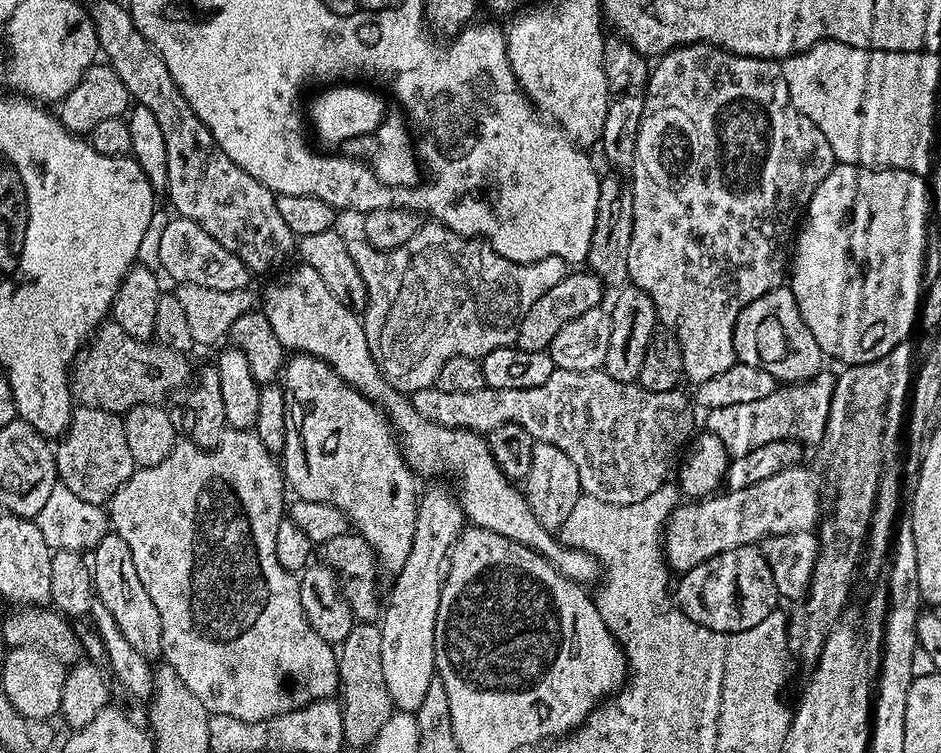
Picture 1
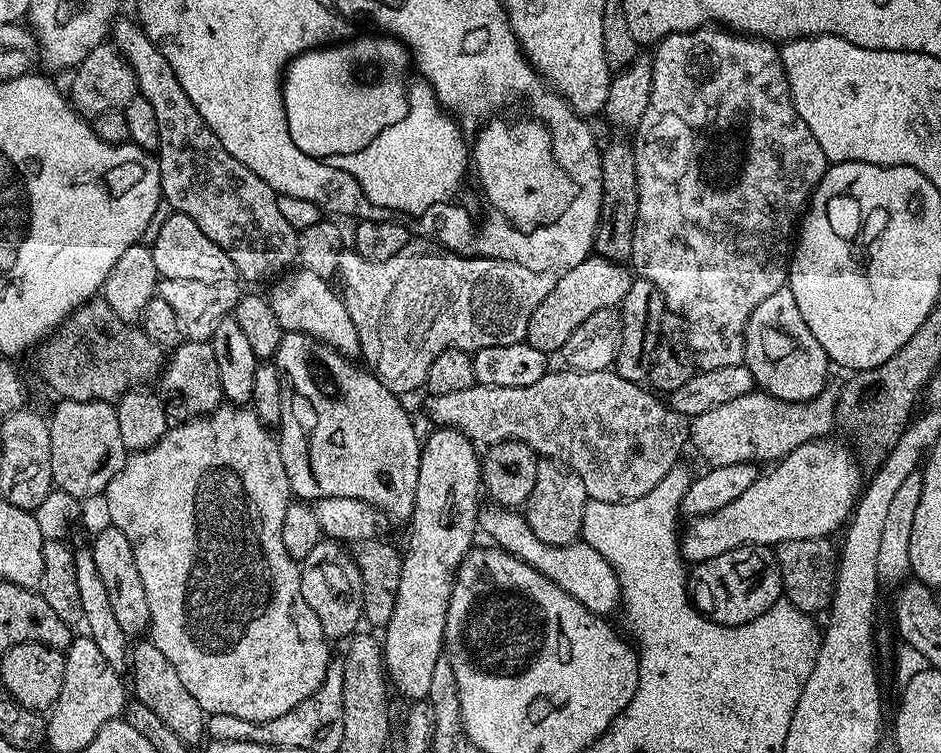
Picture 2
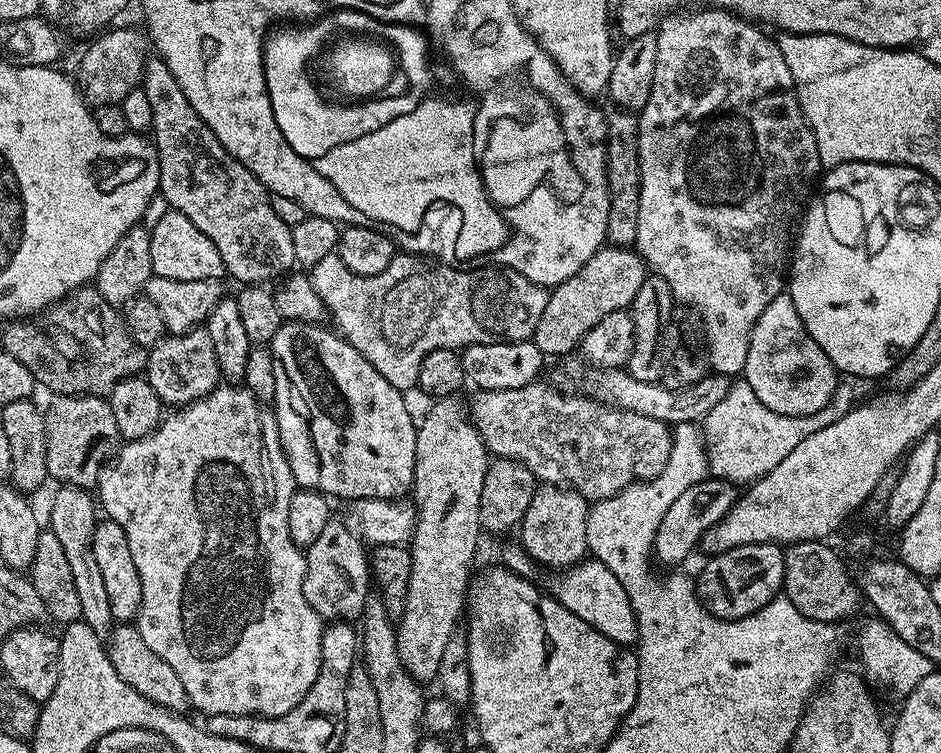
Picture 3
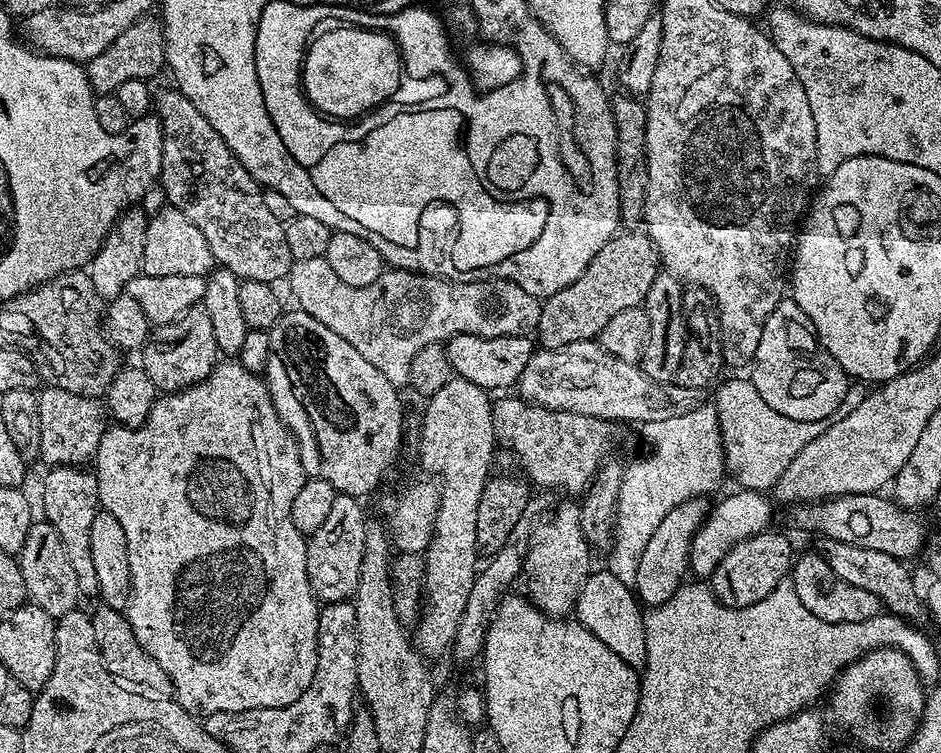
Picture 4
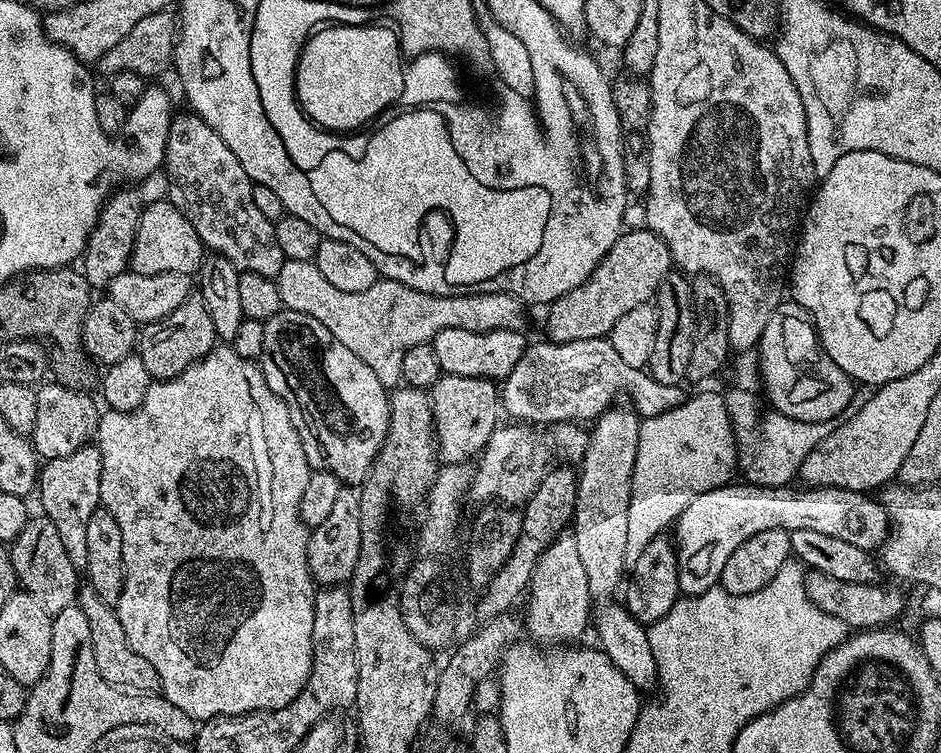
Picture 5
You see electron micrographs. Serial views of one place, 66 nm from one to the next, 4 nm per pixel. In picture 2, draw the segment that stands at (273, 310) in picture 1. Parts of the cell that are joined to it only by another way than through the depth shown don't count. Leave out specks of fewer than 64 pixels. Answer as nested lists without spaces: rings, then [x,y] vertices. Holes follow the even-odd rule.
[[[300,266],[295,270],[285,271],[272,286],[272,309],[274,314],[278,314],[278,322],[285,332],[301,332],[312,336],[323,344],[330,345],[345,358],[360,356],[358,330],[354,330],[354,322],[350,322],[350,314],[341,293],[335,287],[332,289],[333,285],[329,281],[314,274],[314,270],[306,270]],[[492,506],[489,509],[489,512],[487,509],[486,514],[481,515],[478,528],[483,535],[485,532],[492,539],[489,541],[495,547],[514,554],[514,558],[534,566],[534,570],[550,578],[550,582],[562,586],[566,594],[582,602],[582,606],[586,606],[586,610],[590,610],[595,616],[611,617],[611,612],[621,607],[622,589],[618,578],[610,562],[606,562],[606,558],[602,558],[598,550],[583,542],[573,542],[563,546],[544,545],[542,538],[535,537],[534,530],[530,530],[527,519],[519,511],[499,506]]]

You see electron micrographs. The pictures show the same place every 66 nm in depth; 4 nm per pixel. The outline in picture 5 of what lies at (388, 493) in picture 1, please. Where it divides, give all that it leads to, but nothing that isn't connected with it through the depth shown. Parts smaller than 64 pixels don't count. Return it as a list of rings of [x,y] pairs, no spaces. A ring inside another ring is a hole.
[[[281,310],[264,321],[264,329],[266,342],[262,342],[258,363],[270,390],[274,390],[274,394],[282,398],[288,408],[298,430],[298,438],[302,438],[302,450],[306,450],[309,468],[317,472],[332,472],[348,486],[363,484],[388,433],[389,389],[378,382],[374,370],[370,370],[370,366],[366,366],[358,354],[346,350],[346,346],[342,346],[342,342],[338,342],[338,338],[334,338],[334,334],[330,334],[322,322],[306,314]]]

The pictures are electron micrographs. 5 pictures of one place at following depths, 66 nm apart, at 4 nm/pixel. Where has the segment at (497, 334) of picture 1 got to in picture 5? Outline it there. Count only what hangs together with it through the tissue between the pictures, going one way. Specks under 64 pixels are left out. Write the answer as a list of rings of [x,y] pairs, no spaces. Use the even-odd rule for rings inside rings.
[[[285,260],[282,270],[274,277],[278,286],[280,303],[287,311],[306,314],[322,322],[346,350],[358,354],[370,370],[374,370],[378,382],[392,390],[401,383],[403,356],[411,347],[427,344],[442,330],[520,330],[525,326],[525,305],[508,292],[469,291],[469,296],[435,296],[422,290],[414,290],[393,280],[378,278],[370,290],[347,292],[330,286],[310,260]]]

